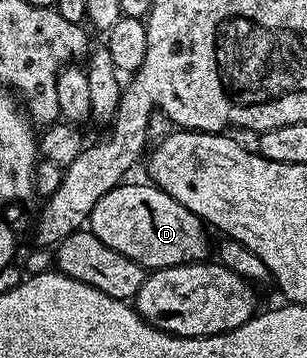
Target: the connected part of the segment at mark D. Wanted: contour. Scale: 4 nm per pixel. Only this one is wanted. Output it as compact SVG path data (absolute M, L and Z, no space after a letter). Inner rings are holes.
M116 186L95 204L87 223L107 248L115 248L123 256L131 256L146 271L162 270L168 266L178 266L188 262L204 262L210 257L209 234L204 222L195 212L183 208L167 192L158 186Z

